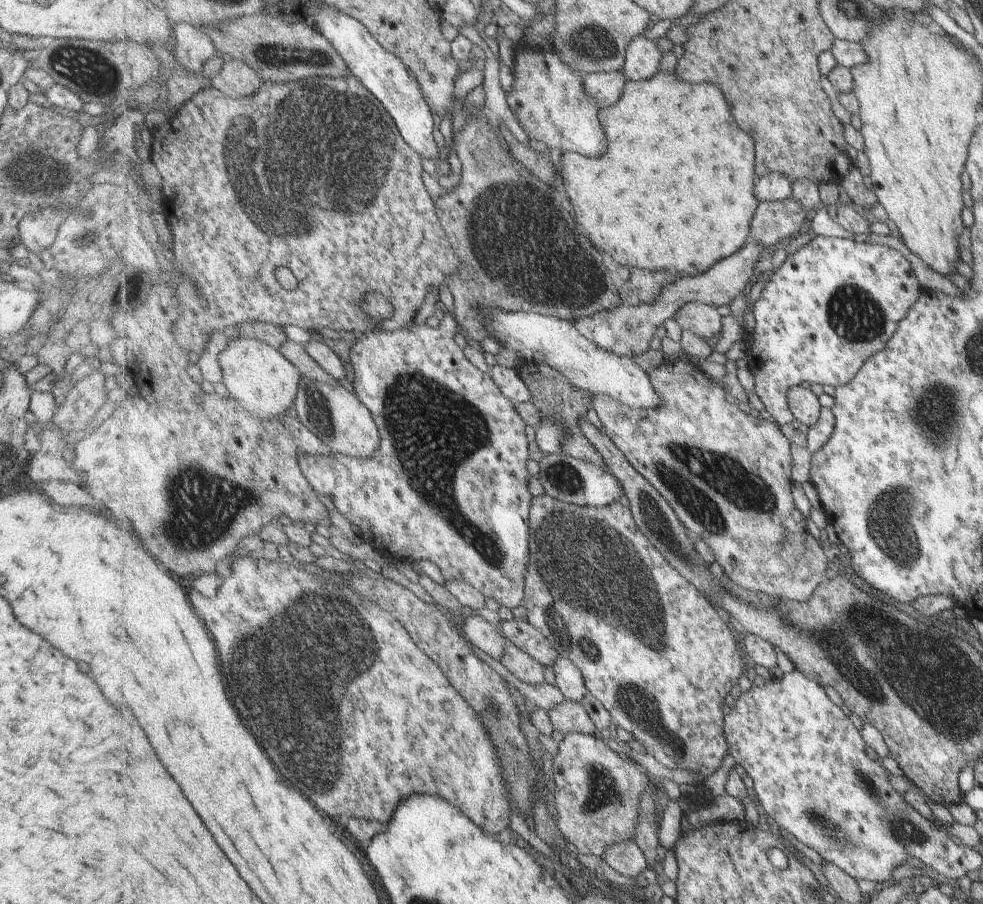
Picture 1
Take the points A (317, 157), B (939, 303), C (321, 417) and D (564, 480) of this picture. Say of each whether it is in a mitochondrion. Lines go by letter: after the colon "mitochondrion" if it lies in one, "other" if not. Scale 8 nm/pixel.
A: mitochondrion
B: other
C: mitochondrion
D: mitochondrion

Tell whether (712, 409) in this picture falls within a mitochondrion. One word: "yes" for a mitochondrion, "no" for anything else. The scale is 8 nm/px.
no

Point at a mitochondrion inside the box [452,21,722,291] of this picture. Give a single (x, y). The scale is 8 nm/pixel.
(588, 48)

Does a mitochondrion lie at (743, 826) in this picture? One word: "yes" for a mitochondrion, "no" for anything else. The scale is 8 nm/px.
no

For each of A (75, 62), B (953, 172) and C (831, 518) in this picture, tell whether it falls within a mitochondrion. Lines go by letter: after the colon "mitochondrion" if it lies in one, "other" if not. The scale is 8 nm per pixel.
A: mitochondrion
B: other
C: other

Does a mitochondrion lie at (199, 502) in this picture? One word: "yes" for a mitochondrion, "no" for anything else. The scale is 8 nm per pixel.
yes

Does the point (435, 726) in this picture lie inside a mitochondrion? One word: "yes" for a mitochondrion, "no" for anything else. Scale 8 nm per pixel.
no

